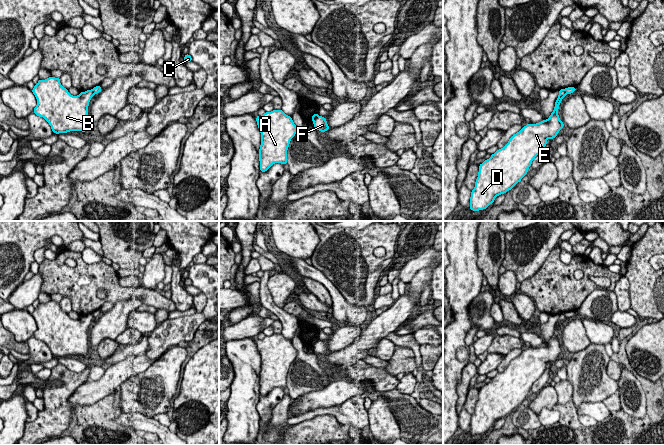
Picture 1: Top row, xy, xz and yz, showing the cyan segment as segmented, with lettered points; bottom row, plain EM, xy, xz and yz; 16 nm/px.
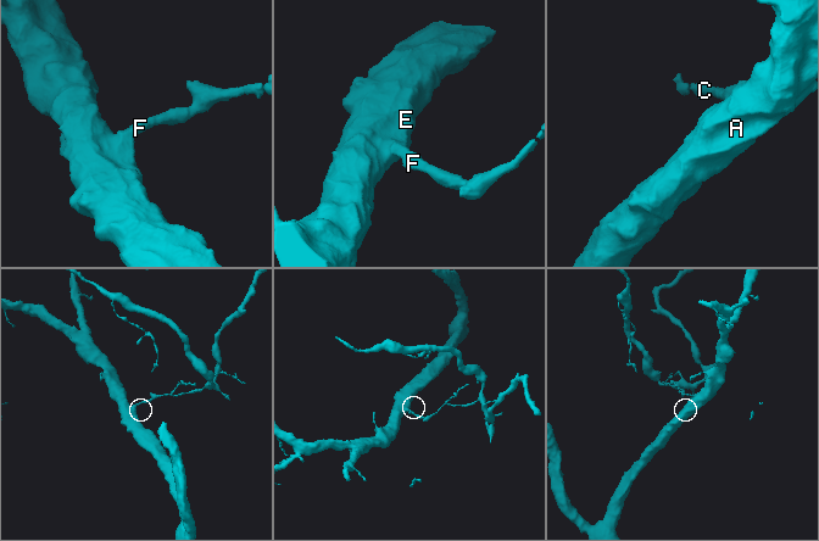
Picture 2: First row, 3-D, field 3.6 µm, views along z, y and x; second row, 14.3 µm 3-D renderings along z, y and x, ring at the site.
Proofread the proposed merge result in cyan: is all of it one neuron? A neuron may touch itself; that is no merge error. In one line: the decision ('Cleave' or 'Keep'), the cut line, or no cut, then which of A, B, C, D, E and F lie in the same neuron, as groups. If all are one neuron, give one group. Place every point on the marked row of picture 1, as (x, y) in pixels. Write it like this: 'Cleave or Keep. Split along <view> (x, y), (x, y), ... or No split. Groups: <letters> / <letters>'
Cleave. Split along yz (563, 89), (566, 93). Groups: A B D E / C F

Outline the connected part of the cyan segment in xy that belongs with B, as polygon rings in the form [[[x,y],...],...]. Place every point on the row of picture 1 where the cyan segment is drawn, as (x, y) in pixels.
[[[50,76],[45,80],[39,79],[32,92],[37,99],[33,112],[43,117],[54,133],[92,130],[87,109],[95,95],[92,90],[73,96],[61,85],[60,78]]]

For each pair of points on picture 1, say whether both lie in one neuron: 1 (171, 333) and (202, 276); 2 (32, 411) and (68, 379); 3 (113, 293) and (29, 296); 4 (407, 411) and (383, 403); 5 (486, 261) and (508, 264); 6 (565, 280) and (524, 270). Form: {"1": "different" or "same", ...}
{"1": "same", "2": "different", "3": "different", "4": "different", "5": "different", "6": "different"}

